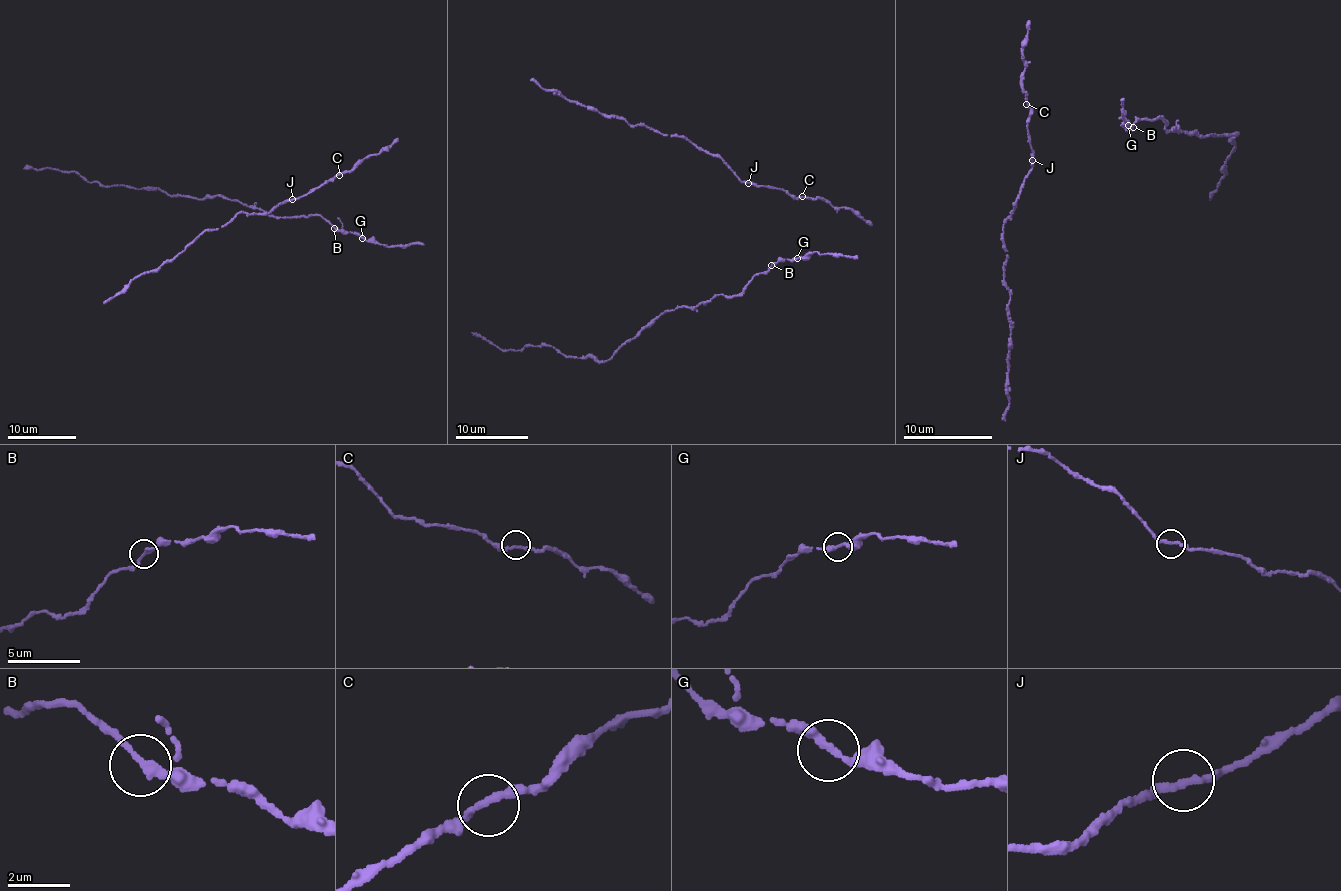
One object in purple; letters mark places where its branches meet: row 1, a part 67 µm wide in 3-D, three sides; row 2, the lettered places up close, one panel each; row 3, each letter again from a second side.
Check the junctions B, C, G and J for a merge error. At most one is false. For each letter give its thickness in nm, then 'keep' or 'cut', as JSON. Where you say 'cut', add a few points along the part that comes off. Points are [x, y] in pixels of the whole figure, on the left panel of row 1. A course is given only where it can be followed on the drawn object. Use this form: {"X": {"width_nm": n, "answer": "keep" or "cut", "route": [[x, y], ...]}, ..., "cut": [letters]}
{"B": {"width_nm": 240, "answer": "keep"}, "C": {"width_nm": 240, "answer": "keep"}, "G": {"width_nm": 240, "answer": "keep"}, "J": {"width_nm": 240, "answer": "keep"}, "cut": []}

